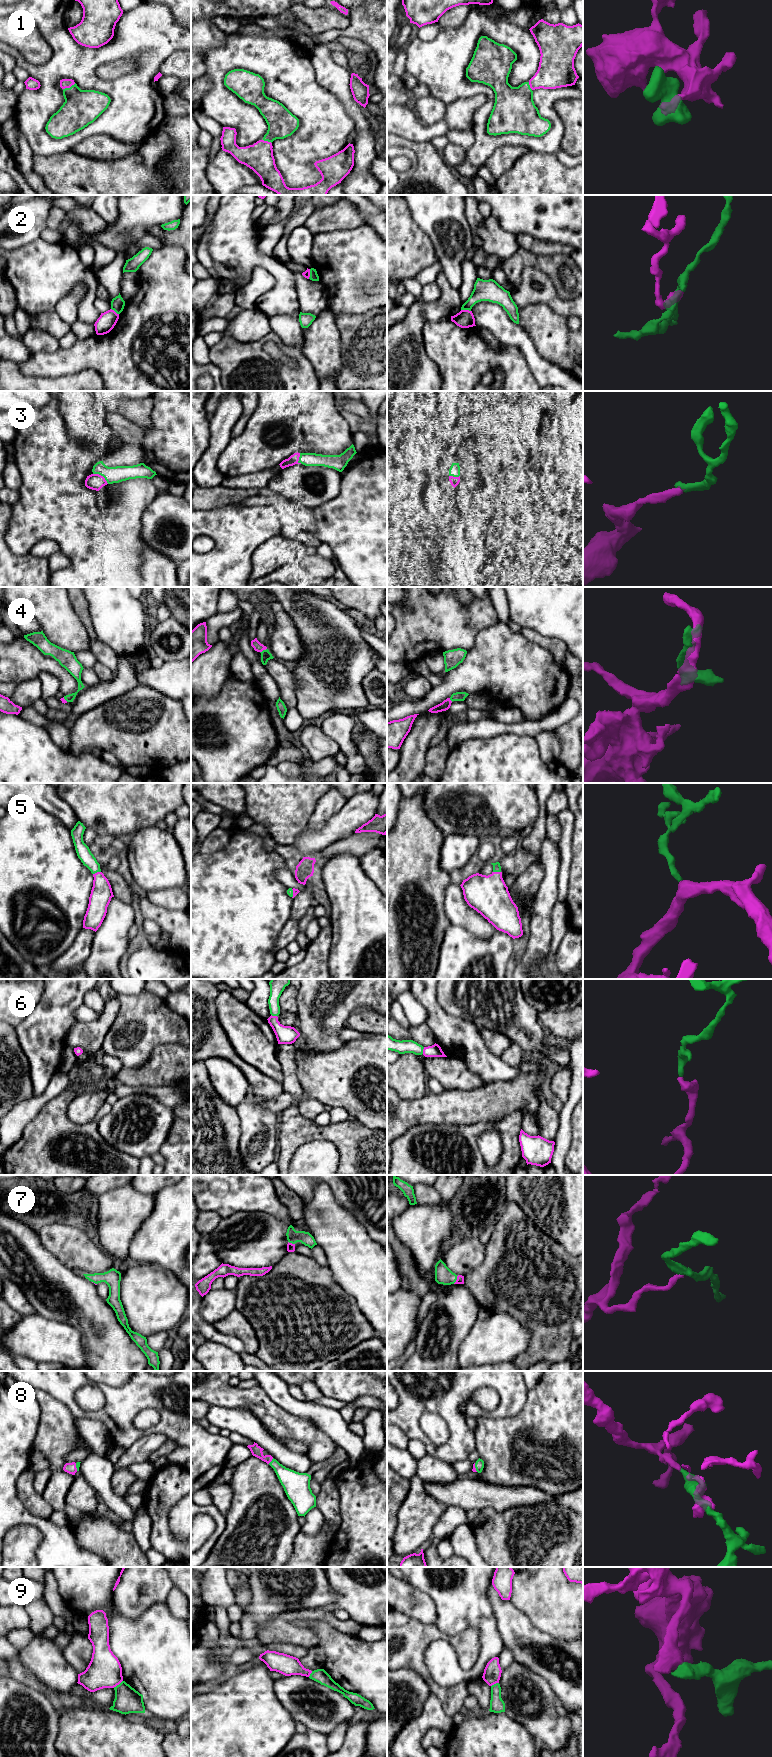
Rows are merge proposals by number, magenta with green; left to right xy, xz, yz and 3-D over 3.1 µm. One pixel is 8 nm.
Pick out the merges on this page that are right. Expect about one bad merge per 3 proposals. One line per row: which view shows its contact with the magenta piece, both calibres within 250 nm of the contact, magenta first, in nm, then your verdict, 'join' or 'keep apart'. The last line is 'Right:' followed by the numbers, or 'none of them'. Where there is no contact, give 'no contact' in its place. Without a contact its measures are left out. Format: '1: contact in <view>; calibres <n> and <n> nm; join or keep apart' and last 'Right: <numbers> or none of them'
1: contact in xy; calibres 80 and 280 nm; join
2: contact in yz; calibres 140 and 180 nm; keep apart
3: contact in xy; calibres 130 and 130 nm; join
4: contact in xz; calibres 70 and 80 nm; join
5: contact in xy; calibres 170 and 110 nm; join
6: contact in yz; calibres 100 and 110 nm; join
7: contact in yz; calibres 60 and 140 nm; join
8: contact in xz; calibres 90 and 180 nm; join
9: contact in xy; calibres 280 and 220 nm; keep apart
Right: 1, 3, 4, 5, 6, 7, 8

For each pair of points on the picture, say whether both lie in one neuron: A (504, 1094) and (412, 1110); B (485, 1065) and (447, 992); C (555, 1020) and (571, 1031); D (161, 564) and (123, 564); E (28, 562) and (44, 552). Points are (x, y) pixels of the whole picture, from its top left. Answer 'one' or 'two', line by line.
A: one
B: two
C: one
D: two
E: two

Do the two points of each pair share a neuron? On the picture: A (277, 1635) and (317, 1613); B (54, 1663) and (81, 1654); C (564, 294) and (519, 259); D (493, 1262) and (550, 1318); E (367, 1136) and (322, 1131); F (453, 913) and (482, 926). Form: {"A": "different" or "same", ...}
{"A": "same", "B": "different", "C": "same", "D": "same", "E": "same", "F": "same"}

